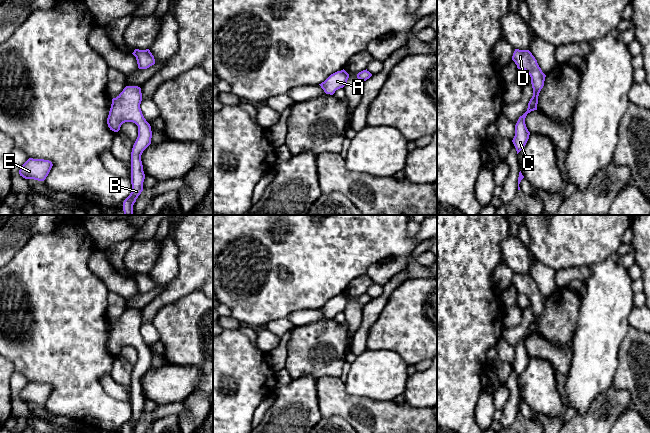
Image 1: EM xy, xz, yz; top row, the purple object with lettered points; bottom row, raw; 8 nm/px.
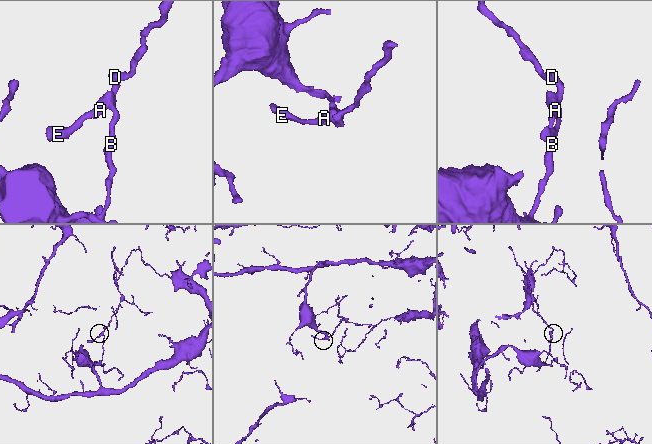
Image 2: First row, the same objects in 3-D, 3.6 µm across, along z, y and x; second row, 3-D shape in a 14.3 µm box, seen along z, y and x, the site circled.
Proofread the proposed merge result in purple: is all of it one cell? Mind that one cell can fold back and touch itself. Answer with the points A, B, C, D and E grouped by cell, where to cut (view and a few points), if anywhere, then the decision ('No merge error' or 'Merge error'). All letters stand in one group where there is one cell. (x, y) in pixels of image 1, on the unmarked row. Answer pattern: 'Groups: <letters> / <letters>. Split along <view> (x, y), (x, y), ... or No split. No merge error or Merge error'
Groups: A B C D E. No split. No merge error

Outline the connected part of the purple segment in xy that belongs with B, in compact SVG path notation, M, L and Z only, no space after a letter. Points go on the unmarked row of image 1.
M126 310L123 315L112 323L107 342L110 354L118 356L125 346L133 346L138 350L138 361L131 376L131 408L132 416L123 426L123 433L133 433L136 423L143 415L145 398L141 385L143 375L151 368L152 355L150 348L144 342L140 328L141 312Z

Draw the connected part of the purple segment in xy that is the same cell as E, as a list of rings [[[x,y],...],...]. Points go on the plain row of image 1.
[[[29,382],[20,392],[19,398],[25,403],[44,405],[53,388],[49,384]]]

